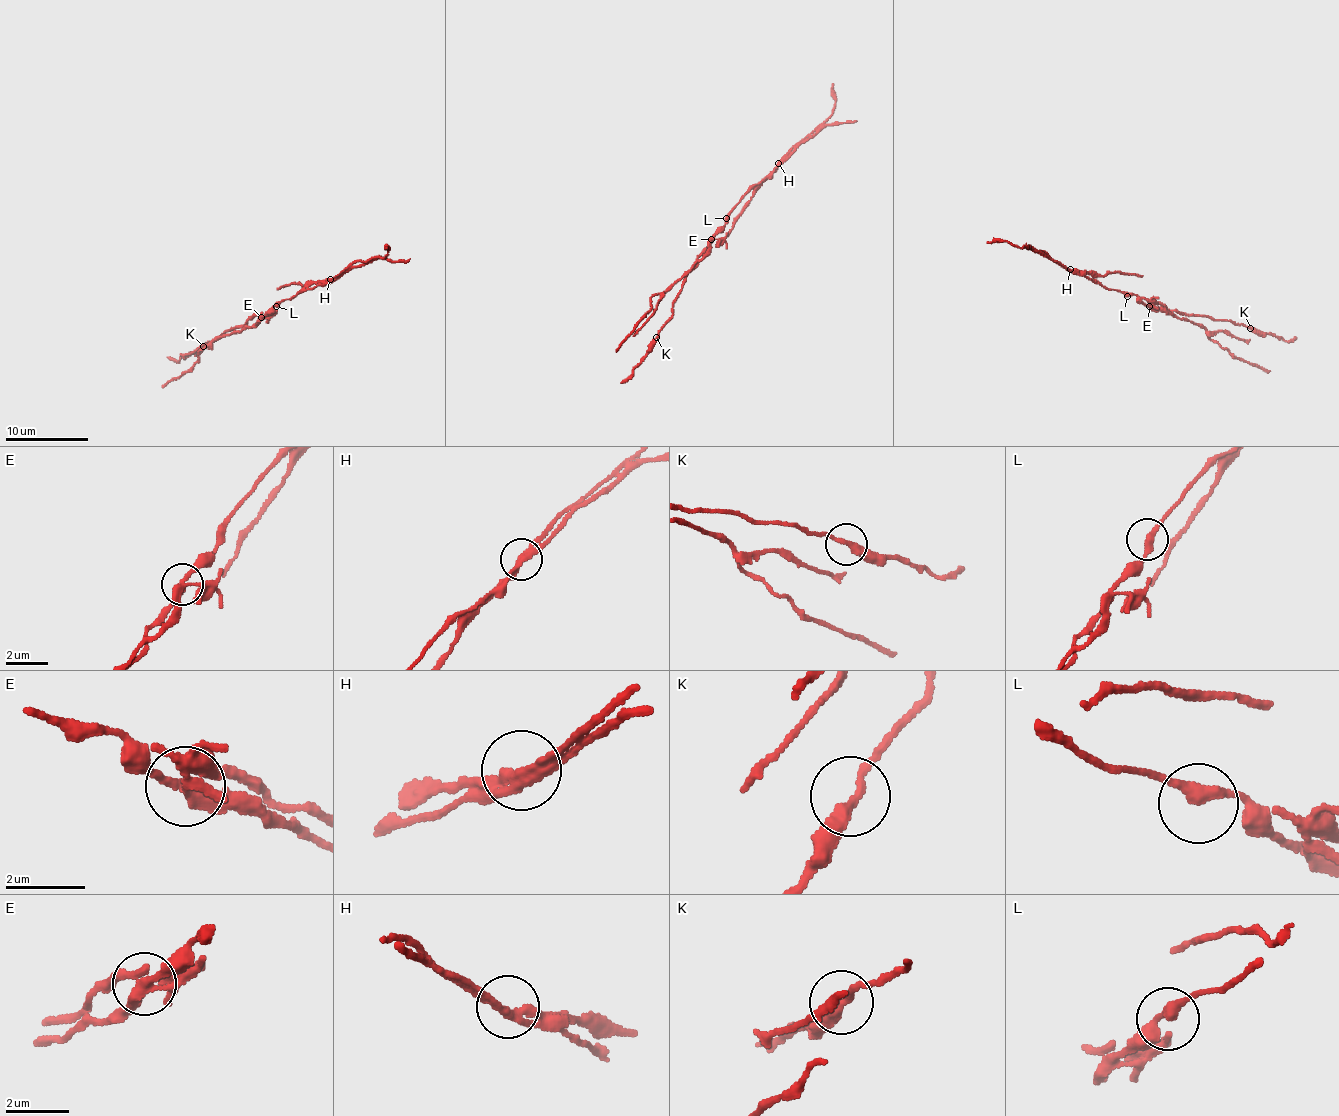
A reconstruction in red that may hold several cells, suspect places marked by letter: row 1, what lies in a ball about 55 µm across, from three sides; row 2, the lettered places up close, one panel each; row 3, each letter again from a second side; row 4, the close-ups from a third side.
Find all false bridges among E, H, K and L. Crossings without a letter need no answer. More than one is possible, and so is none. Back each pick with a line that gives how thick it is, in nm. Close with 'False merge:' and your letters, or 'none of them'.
E: 280 nm thick
H: 300 nm thick
False merge: E, H

